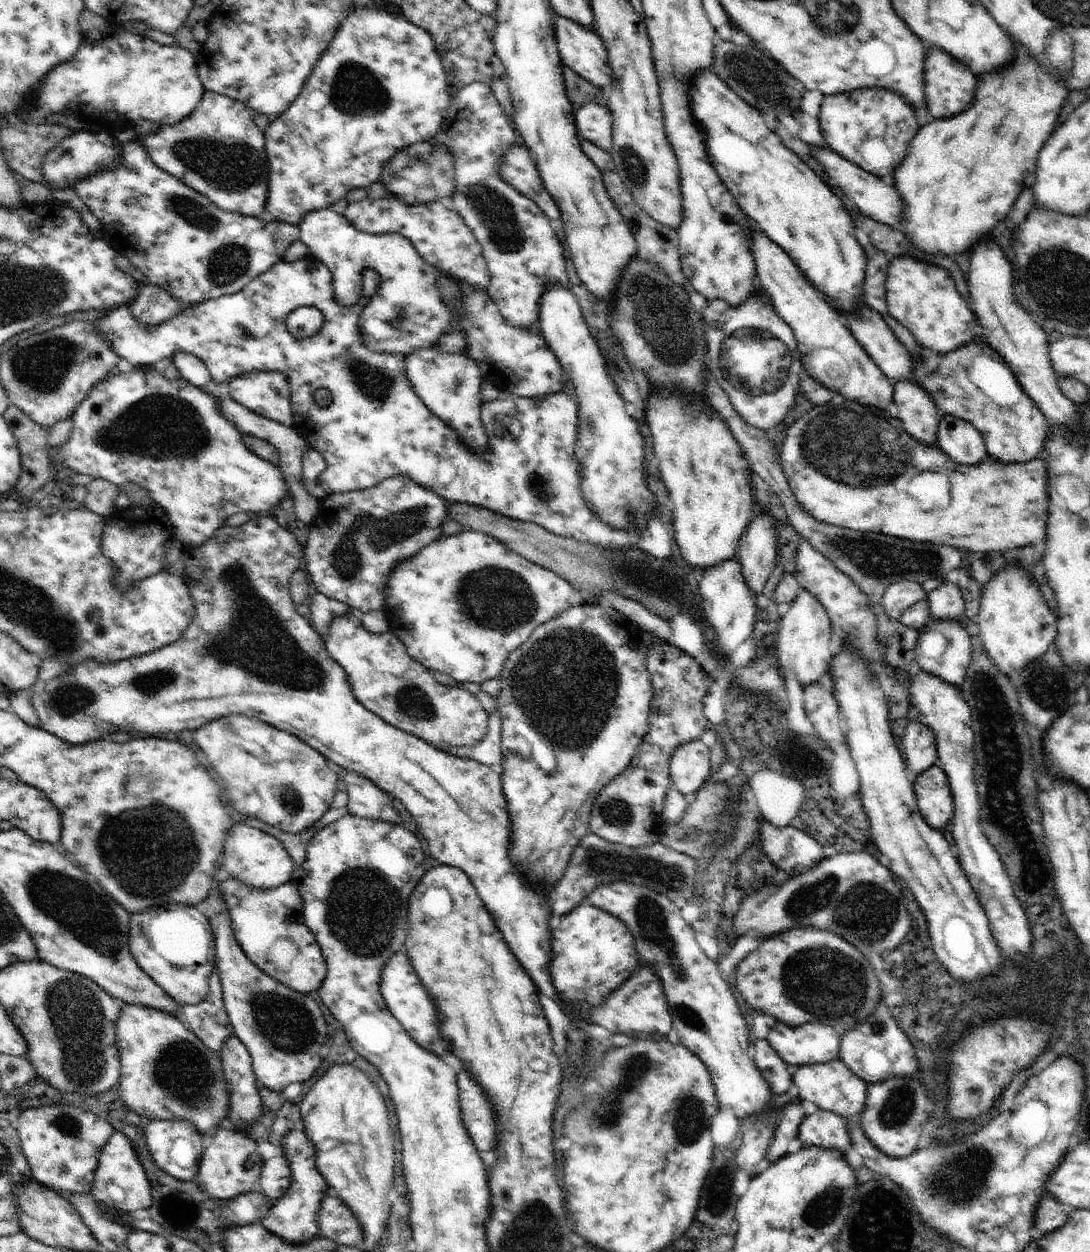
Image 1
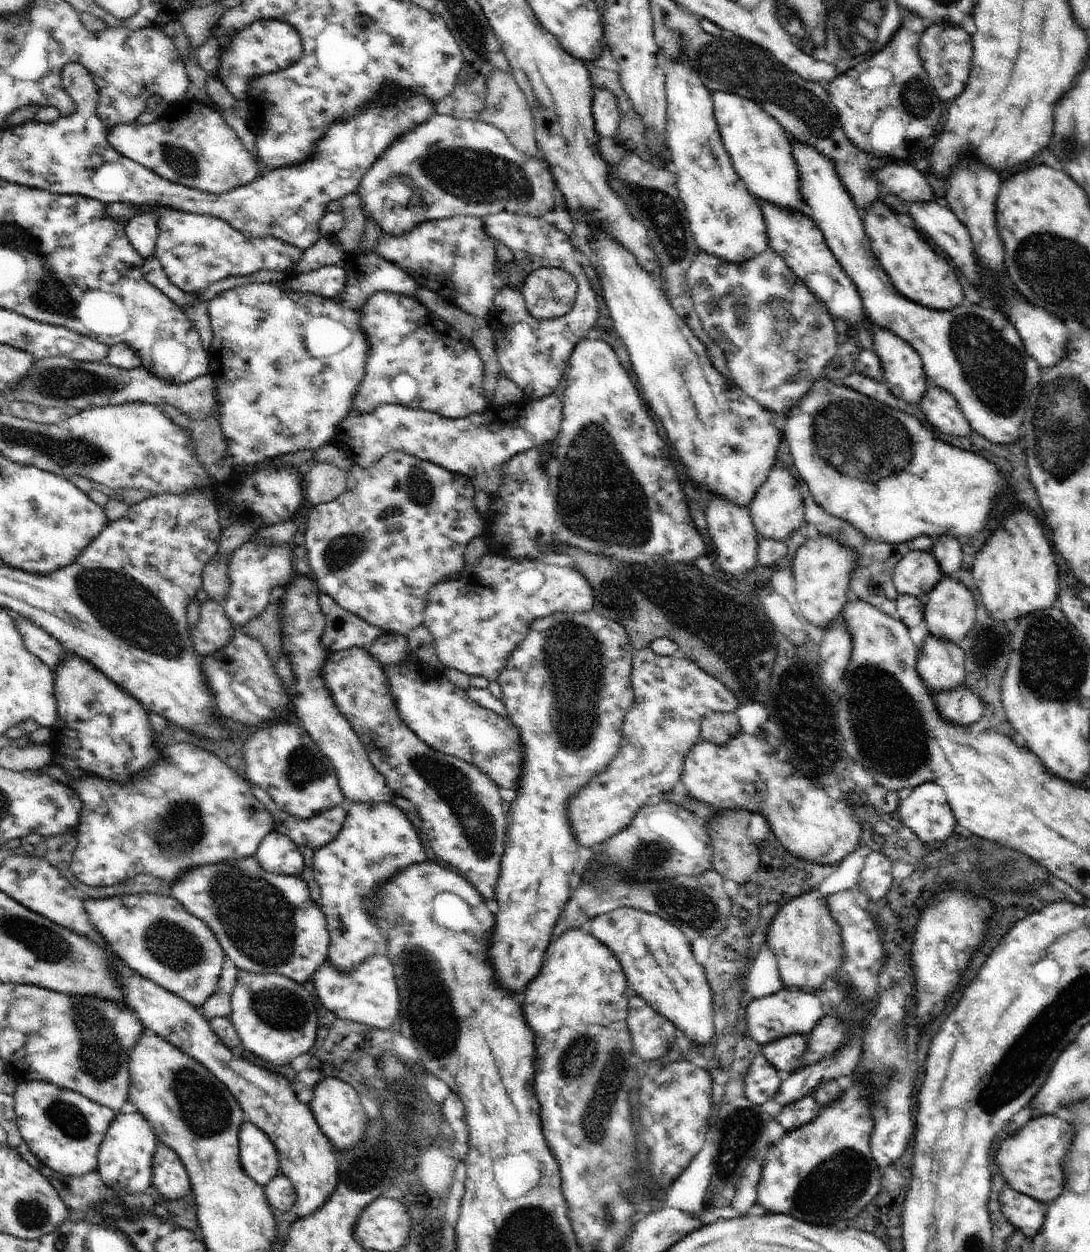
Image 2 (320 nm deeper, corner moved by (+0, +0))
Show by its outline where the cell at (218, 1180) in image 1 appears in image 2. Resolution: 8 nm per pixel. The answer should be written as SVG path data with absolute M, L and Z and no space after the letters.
M250 1121L242 1123L239 1139L240 1162L244 1172L264 1187L280 1174L279 1156L274 1143Z

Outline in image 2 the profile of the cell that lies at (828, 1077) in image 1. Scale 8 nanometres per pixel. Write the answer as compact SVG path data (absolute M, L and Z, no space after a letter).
M791 1034L777 1041L765 1044L762 1049L772 1066L785 1076L804 1068L801 1058L805 1053L807 1037L801 1034Z

